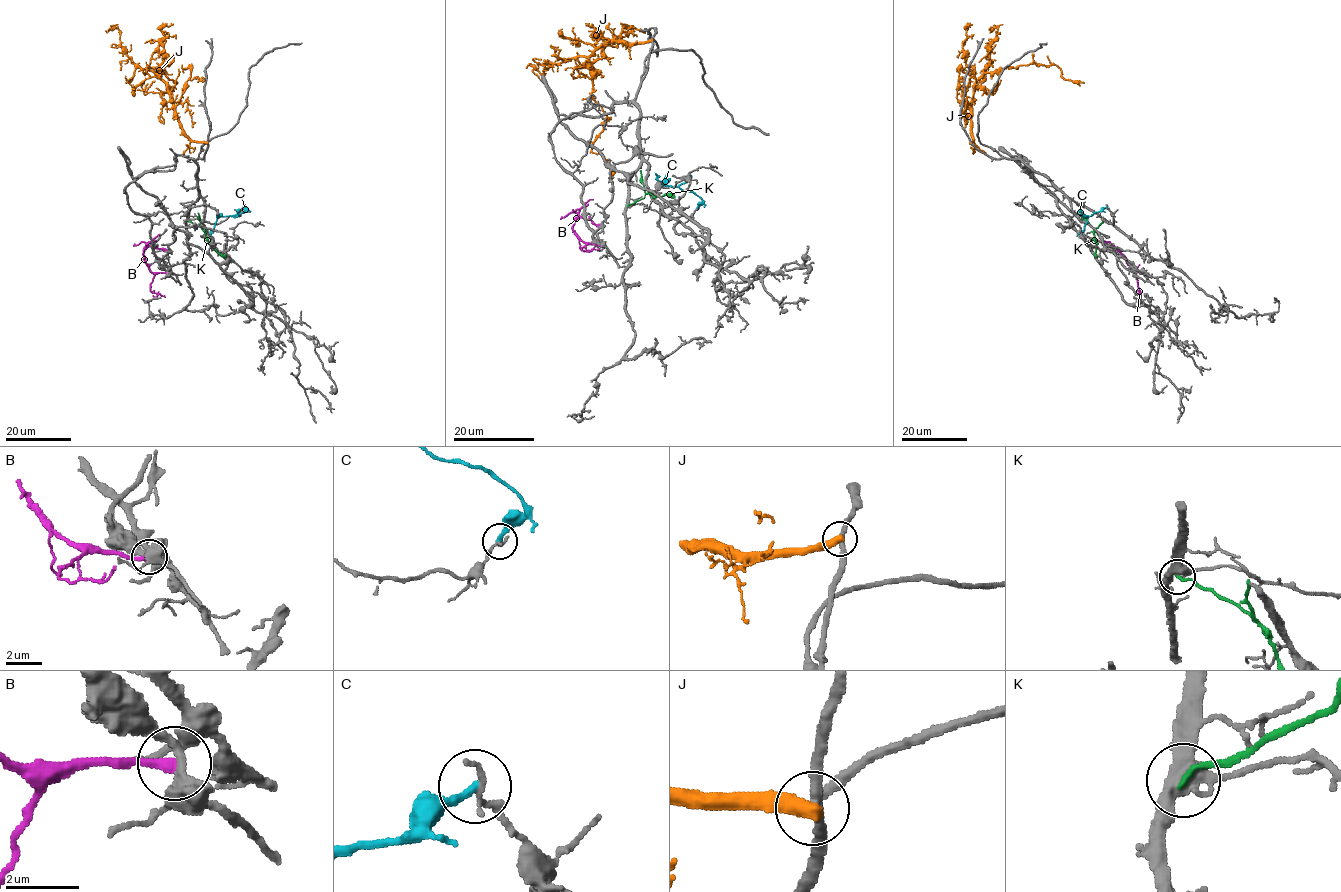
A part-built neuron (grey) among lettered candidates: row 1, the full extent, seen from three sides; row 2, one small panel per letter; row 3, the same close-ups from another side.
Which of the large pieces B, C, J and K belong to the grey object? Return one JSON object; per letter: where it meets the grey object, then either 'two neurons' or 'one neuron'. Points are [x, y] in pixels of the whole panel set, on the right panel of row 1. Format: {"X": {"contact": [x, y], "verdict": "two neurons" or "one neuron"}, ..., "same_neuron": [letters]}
{"B": {"contact": [1136, 272], "verdict": "two neurons"}, "C": {"contact": [1106, 207], "verdict": "two neurons"}, "J": {"contact": [970, 142], "verdict": "two neurons"}, "K": {"contact": [1104, 220], "verdict": "two neurons"}, "same_neuron": []}

